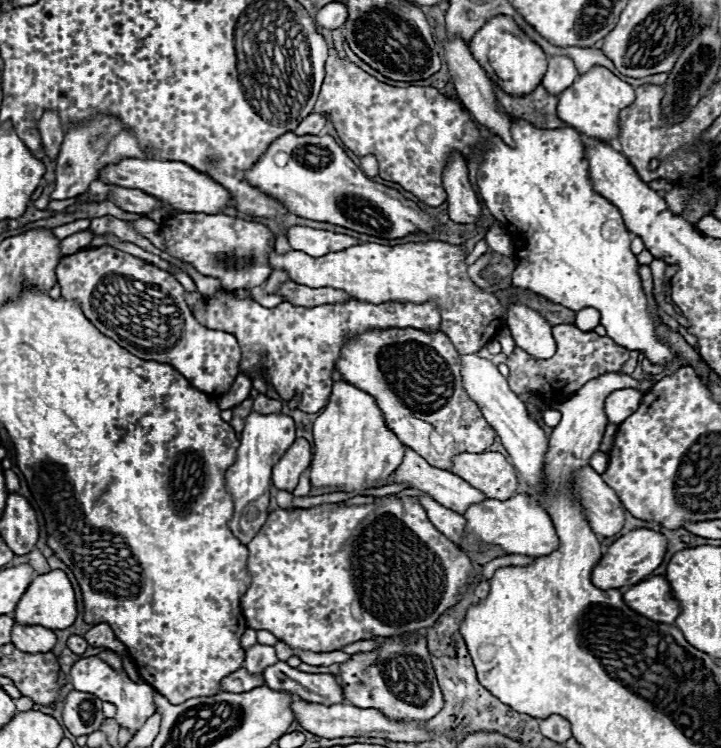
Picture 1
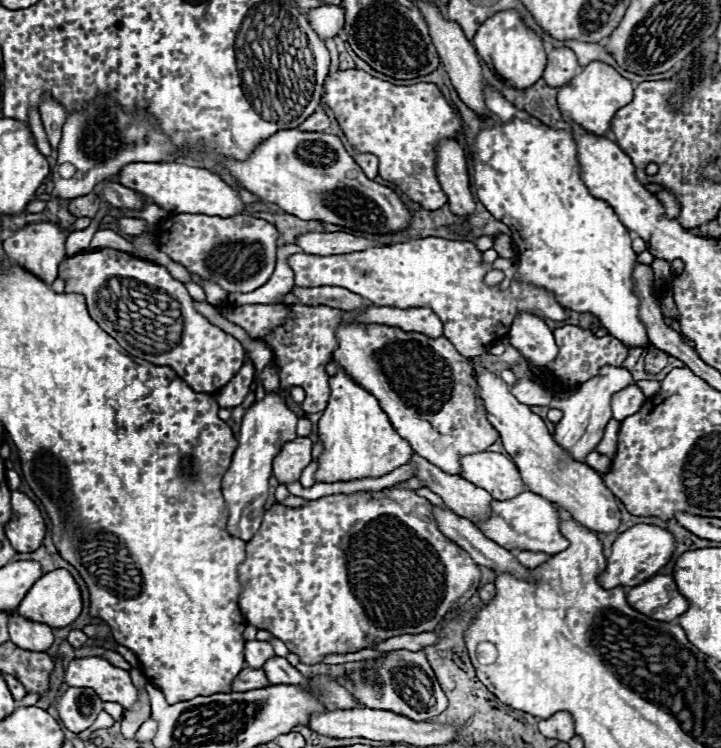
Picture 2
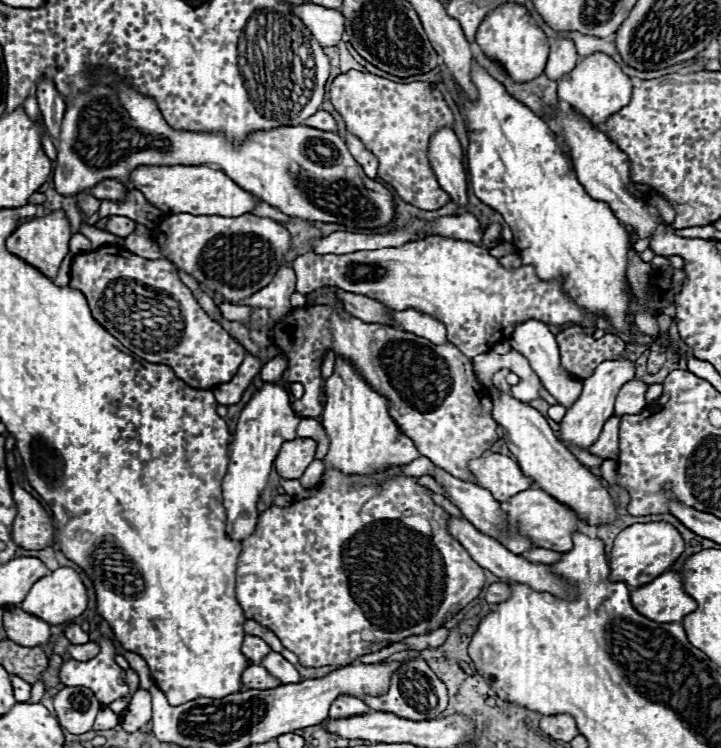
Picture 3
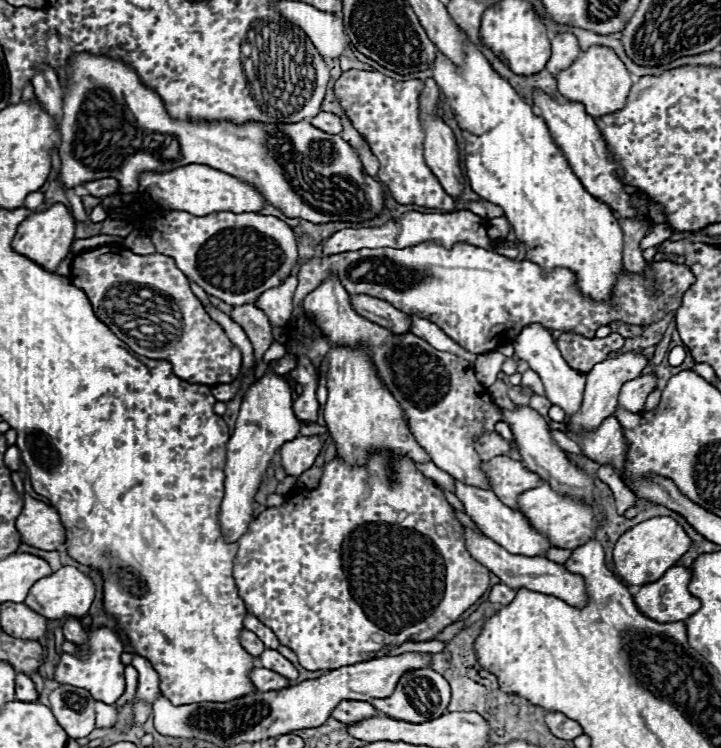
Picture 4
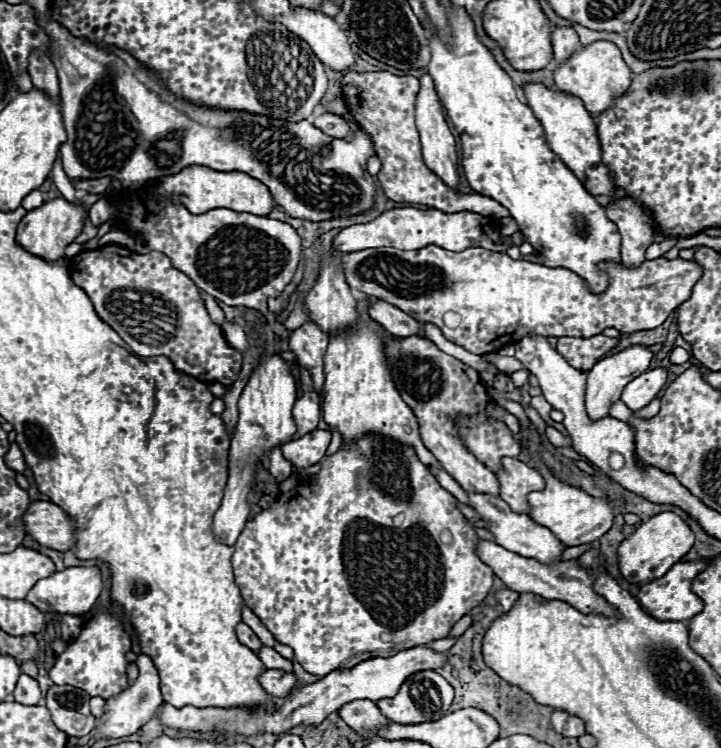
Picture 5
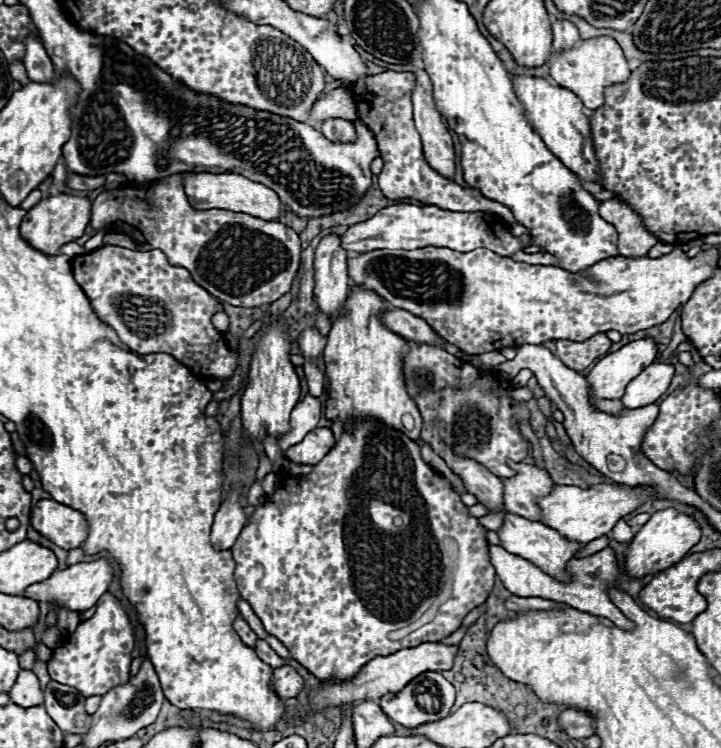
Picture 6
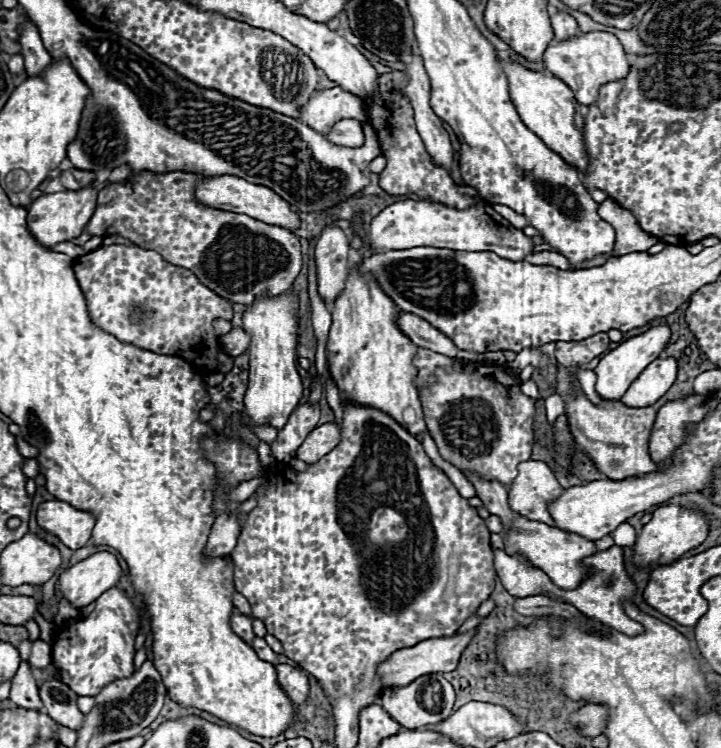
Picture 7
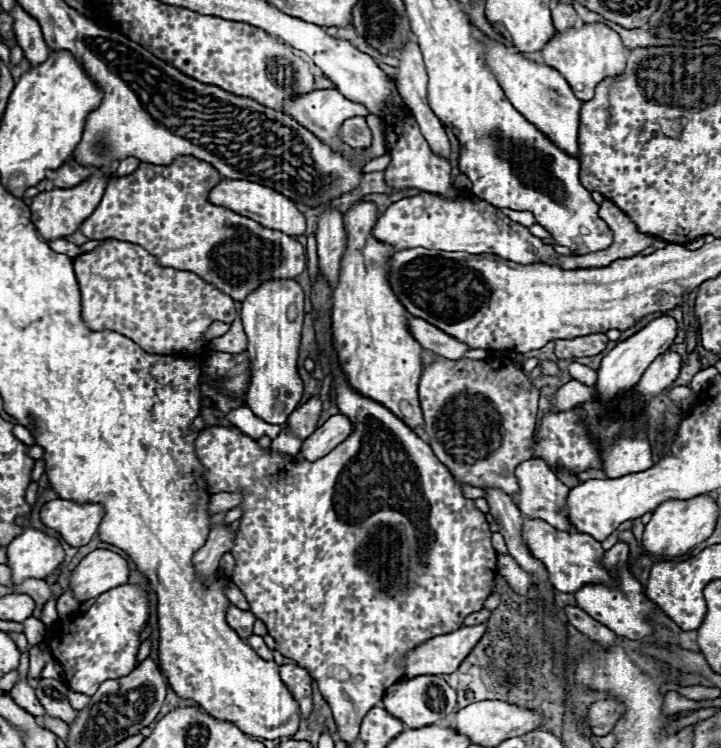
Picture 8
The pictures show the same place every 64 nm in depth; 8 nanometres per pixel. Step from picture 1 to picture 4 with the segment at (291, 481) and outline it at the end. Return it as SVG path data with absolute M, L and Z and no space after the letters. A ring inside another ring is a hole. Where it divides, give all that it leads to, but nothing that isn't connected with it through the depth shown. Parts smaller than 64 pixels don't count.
M298 436L280 448L280 464L288 476L298 478L306 472L322 450L320 436Z

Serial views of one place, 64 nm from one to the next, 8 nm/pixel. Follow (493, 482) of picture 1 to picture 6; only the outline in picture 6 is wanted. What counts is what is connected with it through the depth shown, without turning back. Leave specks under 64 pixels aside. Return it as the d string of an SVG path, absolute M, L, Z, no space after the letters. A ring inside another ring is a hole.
M508 462L512 470L516 470L514 476L504 478L504 504L508 512L524 516L528 520L540 518L540 508L536 506L538 494L550 494L550 486L554 484L550 476L524 462Z

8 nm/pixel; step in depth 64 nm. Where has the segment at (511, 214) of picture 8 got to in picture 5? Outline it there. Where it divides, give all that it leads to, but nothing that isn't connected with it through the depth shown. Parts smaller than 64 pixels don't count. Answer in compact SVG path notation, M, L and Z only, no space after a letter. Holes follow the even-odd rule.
M346 72L342 78L342 94L346 100L346 106L350 114L354 116L354 122L372 138L376 156L382 160L382 172L378 174L380 186L384 188L384 194L394 200L394 202L412 202L412 204L424 204L430 208L438 208L446 213L460 211L476 212L482 216L492 216L492 218L506 218L508 210L504 206L498 206L492 198L474 194L474 196L460 196L460 192L450 190L432 170L426 168L420 152L420 136L414 124L414 102L416 94L420 90L420 80L414 76L394 76L390 72Z

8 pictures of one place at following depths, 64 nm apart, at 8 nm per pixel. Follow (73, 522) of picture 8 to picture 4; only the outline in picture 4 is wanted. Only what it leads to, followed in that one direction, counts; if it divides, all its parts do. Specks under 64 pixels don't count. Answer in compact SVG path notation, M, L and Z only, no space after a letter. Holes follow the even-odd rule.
M12 472L11 478L24 500L24 508L16 518L16 530L20 532L20 540L40 550L58 550L64 544L64 526L58 518L58 512L52 506L28 496L17 472Z

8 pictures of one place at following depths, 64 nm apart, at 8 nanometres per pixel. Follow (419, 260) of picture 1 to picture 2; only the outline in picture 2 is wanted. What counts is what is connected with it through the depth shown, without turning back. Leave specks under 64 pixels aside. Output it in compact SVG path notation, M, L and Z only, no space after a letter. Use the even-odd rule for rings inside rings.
M420 238L394 246L374 246L350 254L312 256L298 252L288 258L288 266L294 270L296 286L342 286L376 306L430 306L444 322L444 336L466 358L484 354L486 346L506 336L510 322L522 310L540 318L566 318L564 308L542 288L514 280L506 290L486 286L482 278L492 270L492 264L482 264L482 252L478 252L472 242Z

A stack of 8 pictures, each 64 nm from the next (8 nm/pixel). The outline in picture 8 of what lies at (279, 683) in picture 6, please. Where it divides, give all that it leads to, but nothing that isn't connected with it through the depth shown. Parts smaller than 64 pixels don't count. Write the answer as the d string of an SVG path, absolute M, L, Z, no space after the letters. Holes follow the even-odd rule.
M284 664L284 666L280 666L280 678L288 686L292 696L296 698L302 716L308 716L312 710L312 688L310 688L312 678L310 678L310 674L300 666Z

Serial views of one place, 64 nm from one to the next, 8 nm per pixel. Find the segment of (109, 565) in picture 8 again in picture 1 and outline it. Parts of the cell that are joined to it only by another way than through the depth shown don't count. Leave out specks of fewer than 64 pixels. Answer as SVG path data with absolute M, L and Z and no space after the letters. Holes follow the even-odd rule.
M52 570L48 574L36 576L30 582L30 586L26 588L26 592L22 594L22 598L16 604L14 620L22 626L46 626L50 630L64 630L74 624L76 614L78 614L76 596L74 596L70 580L66 578L66 574L62 570Z

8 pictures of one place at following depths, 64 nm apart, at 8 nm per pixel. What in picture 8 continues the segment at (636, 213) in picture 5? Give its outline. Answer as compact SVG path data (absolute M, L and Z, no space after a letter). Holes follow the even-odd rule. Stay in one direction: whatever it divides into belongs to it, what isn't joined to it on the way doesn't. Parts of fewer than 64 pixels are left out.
M604 200L600 204L600 218L612 228L614 242L610 250L600 250L596 256L584 254L582 258L574 256L558 256L558 266L564 270L578 270L578 268L594 268L594 266L608 266L610 262L618 258L628 258L634 254L640 254L652 244L652 236L638 232L636 224L610 200Z

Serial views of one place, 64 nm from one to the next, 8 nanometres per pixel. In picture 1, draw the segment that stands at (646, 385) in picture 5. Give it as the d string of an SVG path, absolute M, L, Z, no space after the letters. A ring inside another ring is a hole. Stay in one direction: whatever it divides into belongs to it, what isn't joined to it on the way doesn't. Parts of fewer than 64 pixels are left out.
M622 388L622 390L610 392L604 402L604 412L608 416L608 424L624 422L630 414L634 414L634 410L638 410L640 402L642 402L642 392L638 392L638 390Z

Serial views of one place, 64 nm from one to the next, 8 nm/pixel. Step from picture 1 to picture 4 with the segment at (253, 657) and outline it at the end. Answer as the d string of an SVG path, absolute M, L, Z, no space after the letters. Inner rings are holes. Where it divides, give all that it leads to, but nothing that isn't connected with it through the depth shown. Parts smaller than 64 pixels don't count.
M242 630L240 642L242 642L242 648L244 648L250 656L254 656L254 658L258 658L258 656L266 650L266 646L262 644L262 640L260 640L256 634L250 634L250 630Z

